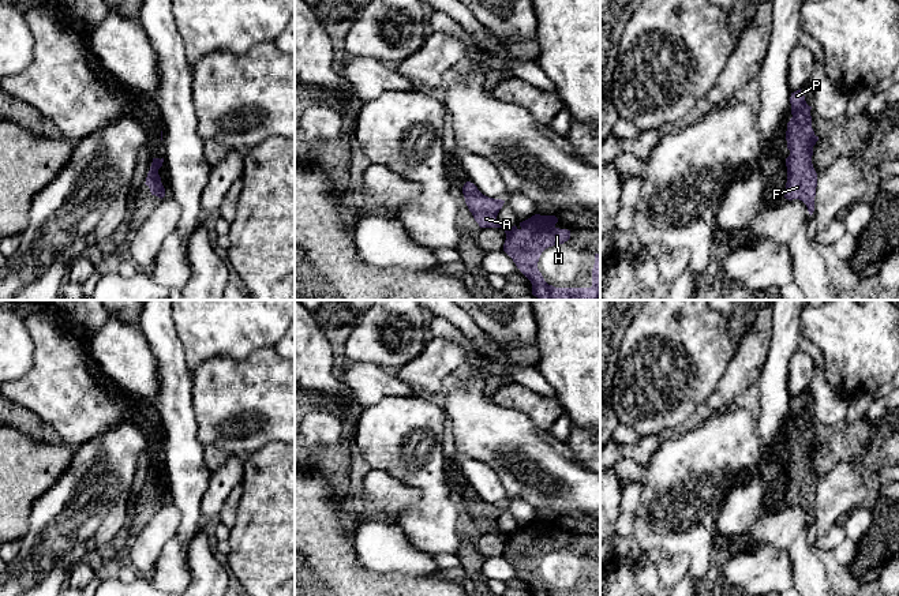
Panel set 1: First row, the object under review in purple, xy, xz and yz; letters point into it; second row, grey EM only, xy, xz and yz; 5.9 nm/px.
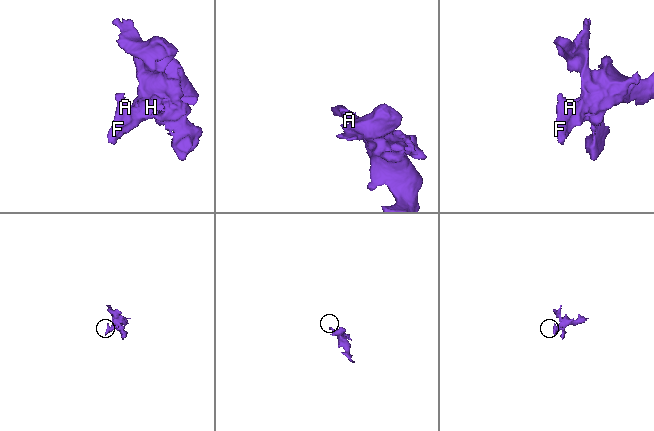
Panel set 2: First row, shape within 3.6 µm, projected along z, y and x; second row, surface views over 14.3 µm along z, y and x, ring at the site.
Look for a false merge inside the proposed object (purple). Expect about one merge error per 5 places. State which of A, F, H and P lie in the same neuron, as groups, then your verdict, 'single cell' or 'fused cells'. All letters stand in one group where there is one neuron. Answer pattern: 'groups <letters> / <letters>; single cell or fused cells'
groups A F H P; single cell

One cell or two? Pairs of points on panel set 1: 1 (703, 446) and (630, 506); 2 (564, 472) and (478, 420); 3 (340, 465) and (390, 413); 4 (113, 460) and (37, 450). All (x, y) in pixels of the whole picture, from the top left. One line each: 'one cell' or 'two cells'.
1: two cells
2: one cell
3: two cells
4: two cells

